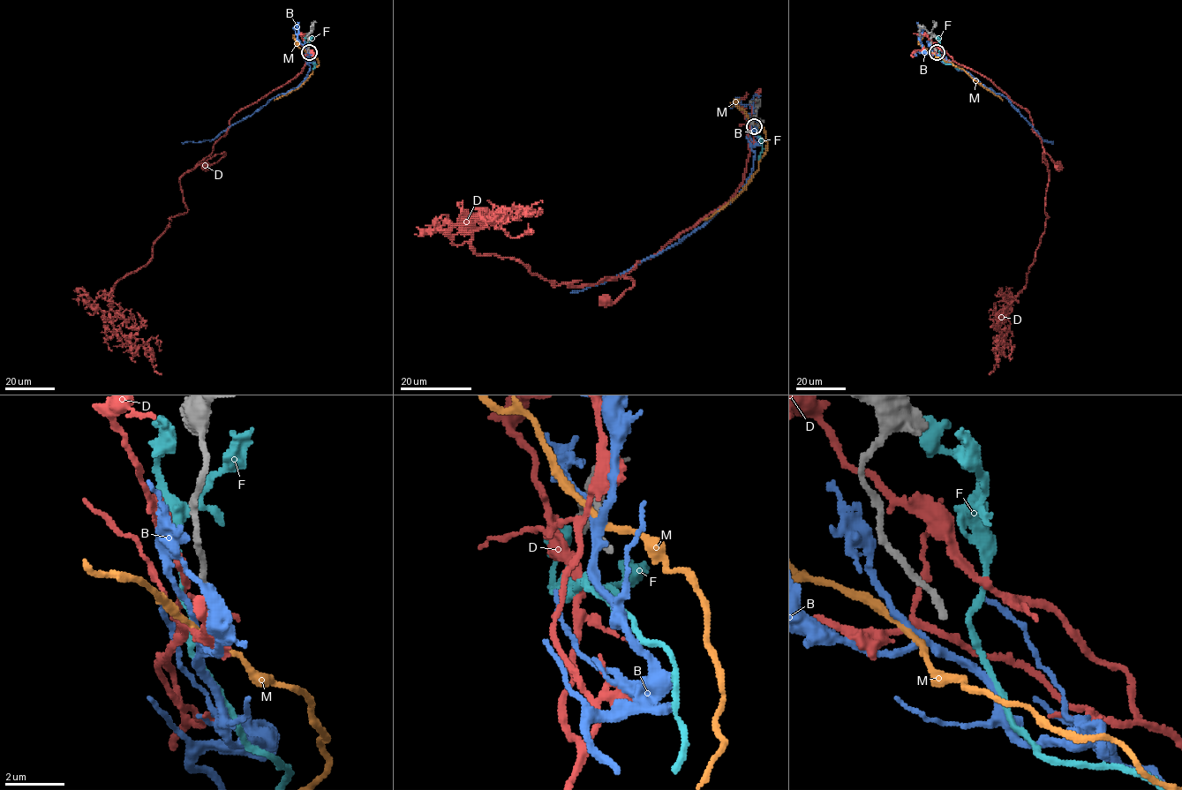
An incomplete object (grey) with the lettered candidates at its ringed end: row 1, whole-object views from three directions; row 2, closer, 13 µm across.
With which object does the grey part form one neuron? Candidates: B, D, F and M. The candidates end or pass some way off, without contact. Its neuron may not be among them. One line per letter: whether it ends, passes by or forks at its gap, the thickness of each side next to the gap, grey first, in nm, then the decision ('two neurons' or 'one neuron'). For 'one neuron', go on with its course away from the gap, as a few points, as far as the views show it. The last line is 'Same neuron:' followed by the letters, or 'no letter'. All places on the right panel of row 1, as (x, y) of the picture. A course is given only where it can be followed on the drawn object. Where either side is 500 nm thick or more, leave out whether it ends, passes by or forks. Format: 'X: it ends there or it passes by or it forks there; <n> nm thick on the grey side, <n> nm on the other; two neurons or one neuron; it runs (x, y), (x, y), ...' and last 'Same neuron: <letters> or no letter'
B: it forks there; 200 nm thick on the grey side, 240 nm on the other; two neurons
D: it forks there; 200 nm thick on the grey side, 180 nm on the other; two neurons
F: it passes by; 200 nm thick on the grey side, 200 nm on the other; two neurons
M: it passes by; 200 nm thick on the grey side, 190 nm on the other; two neurons
Same neuron: no letter

